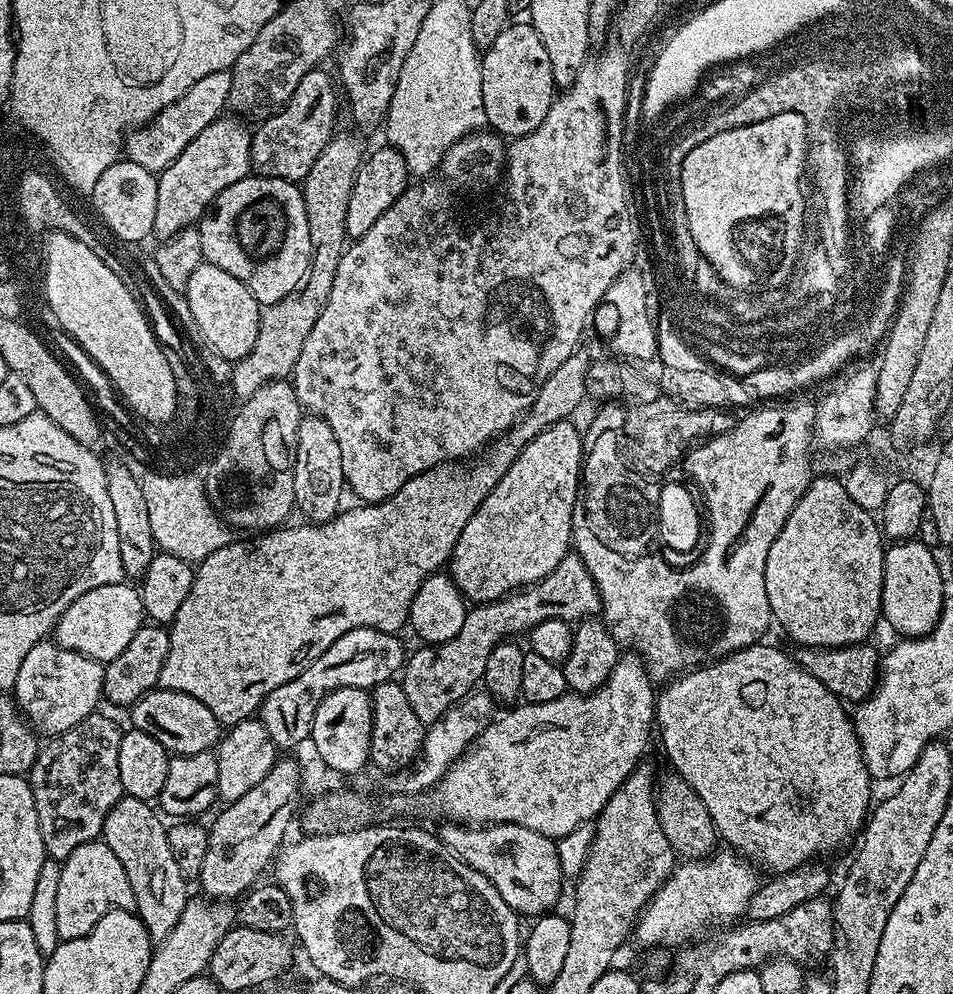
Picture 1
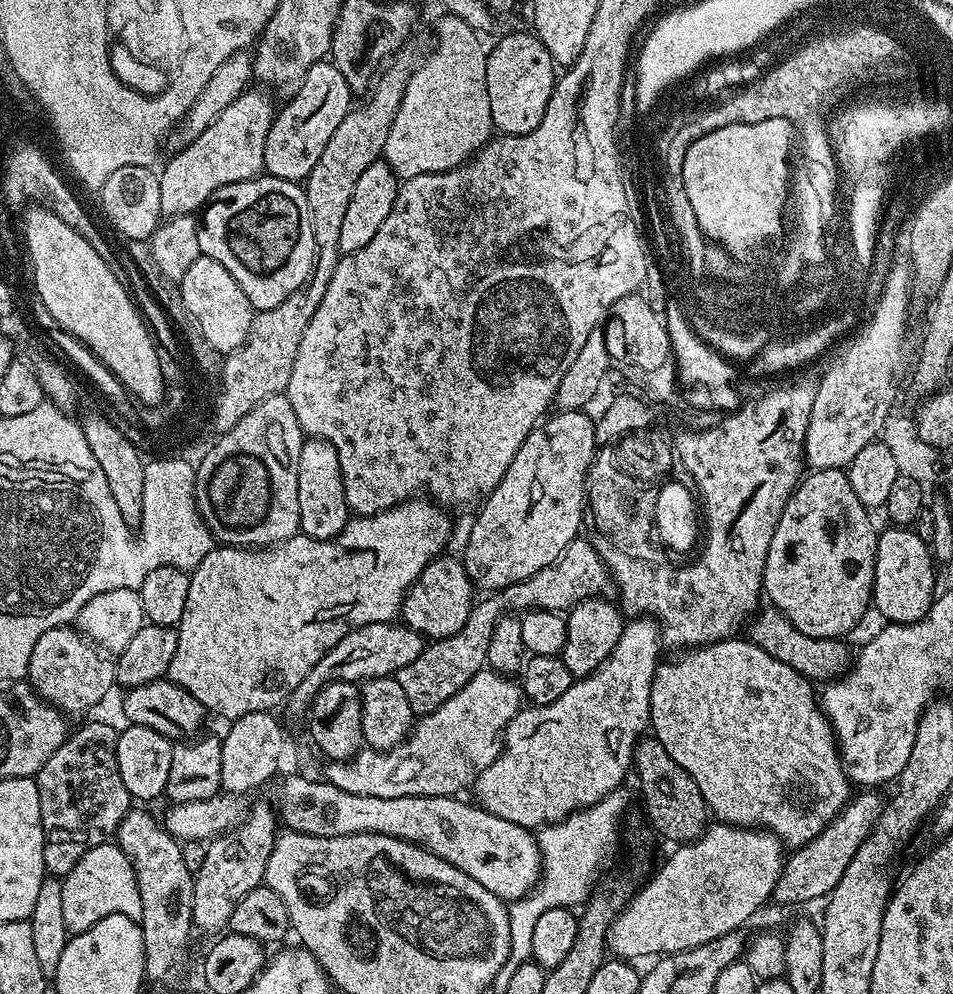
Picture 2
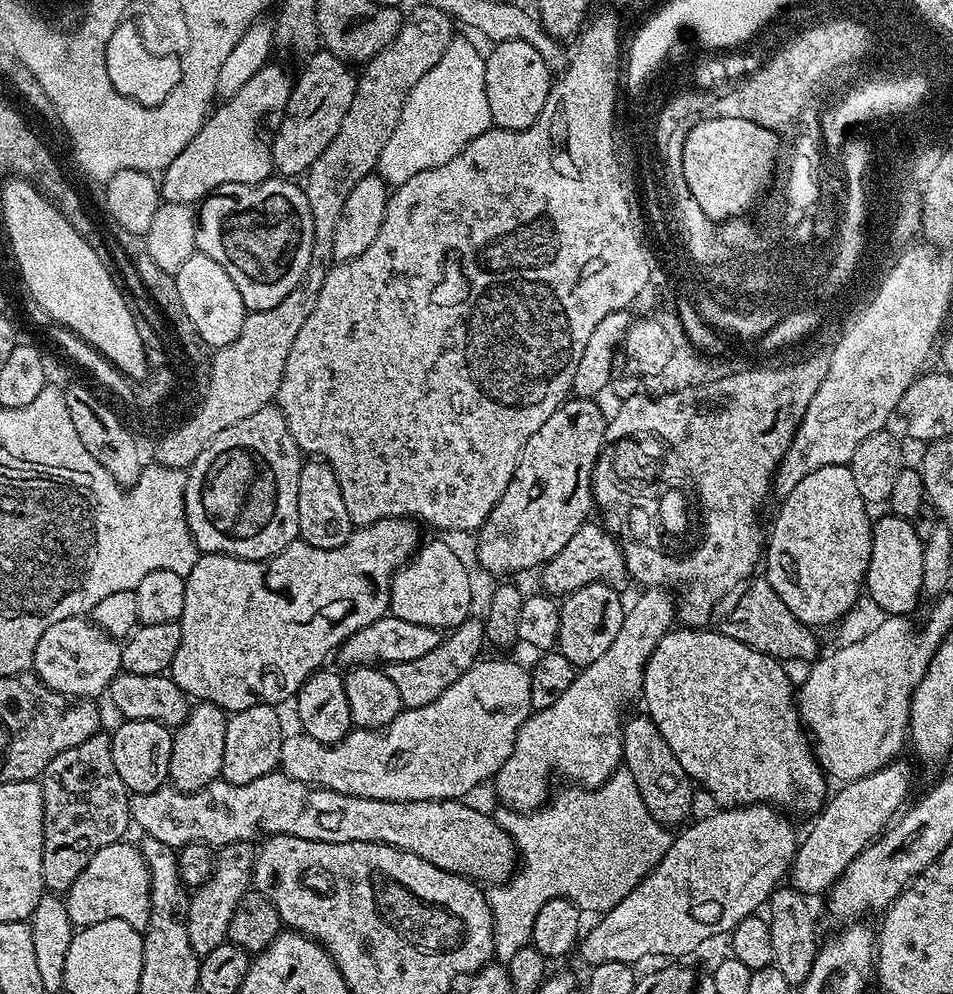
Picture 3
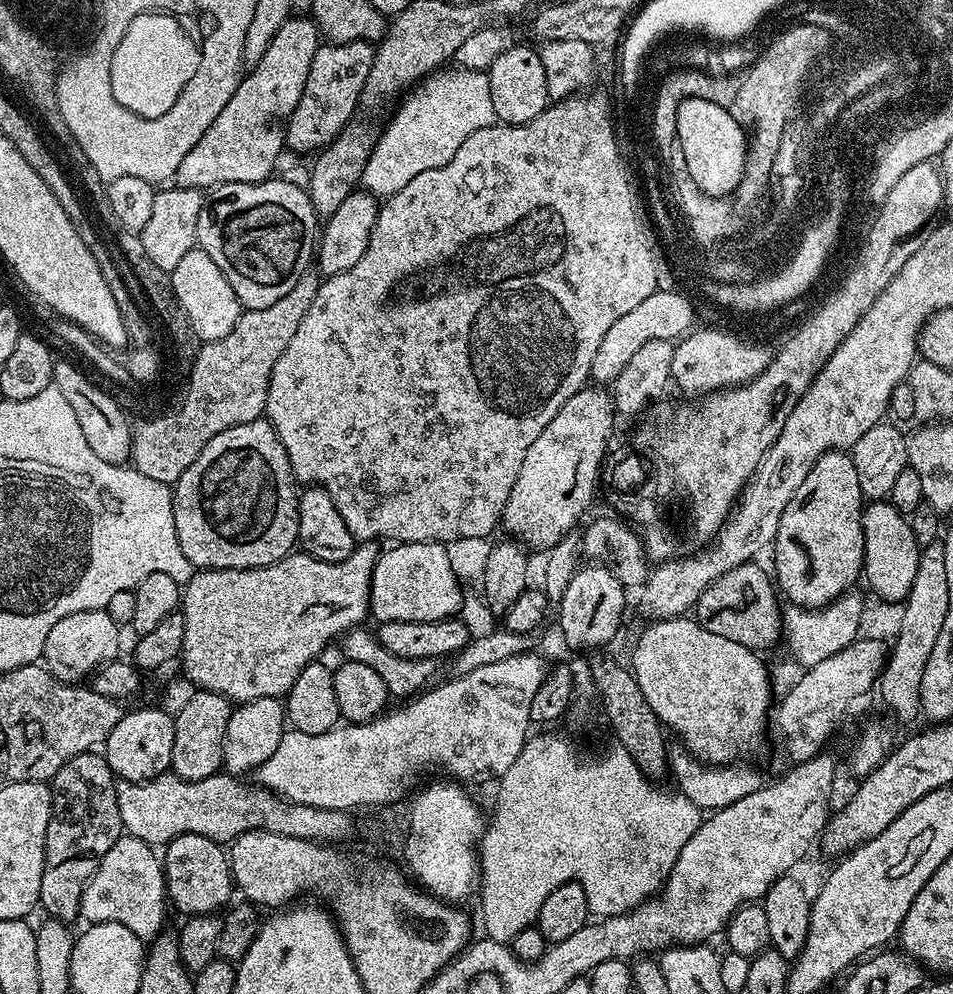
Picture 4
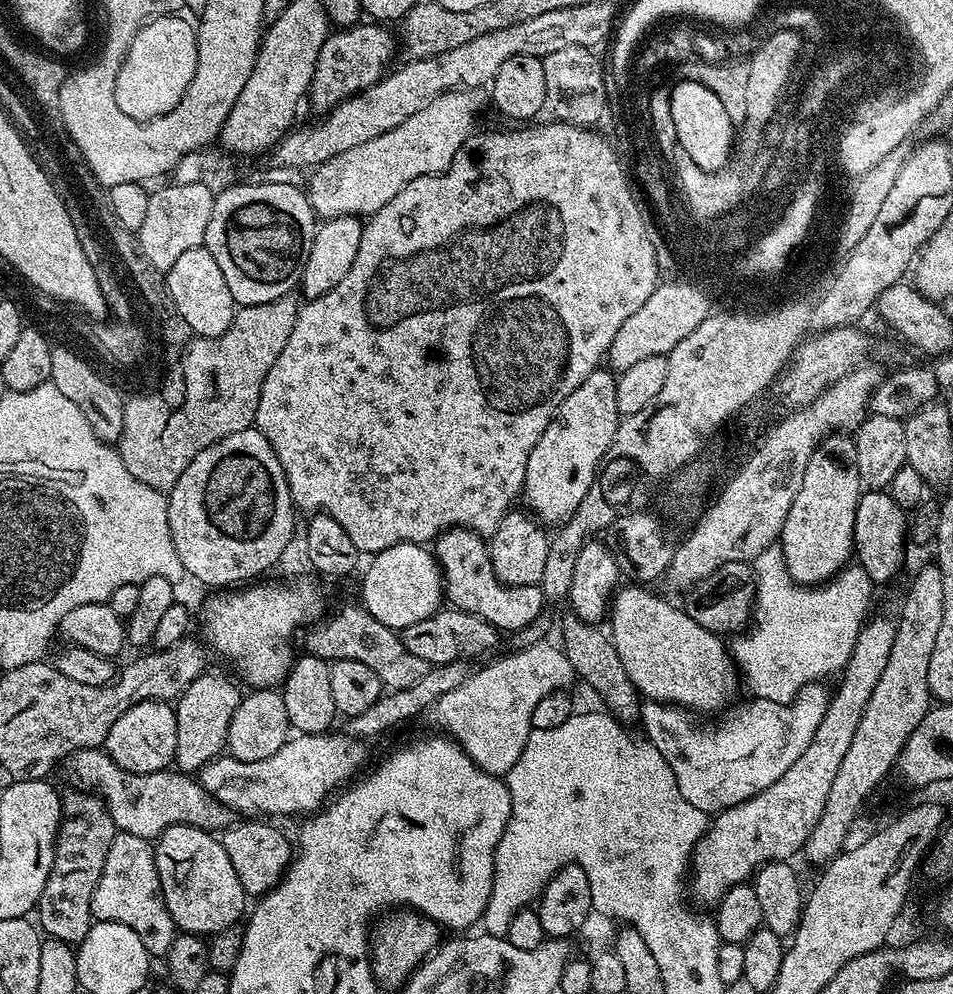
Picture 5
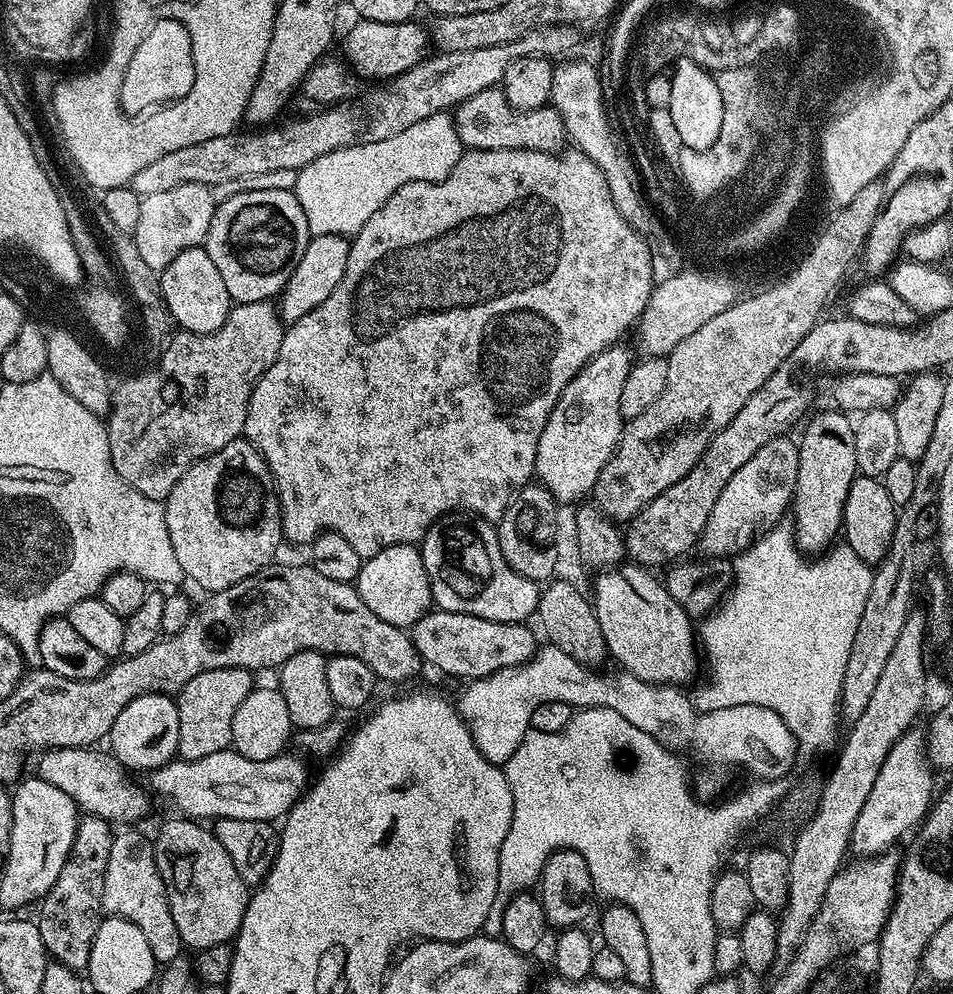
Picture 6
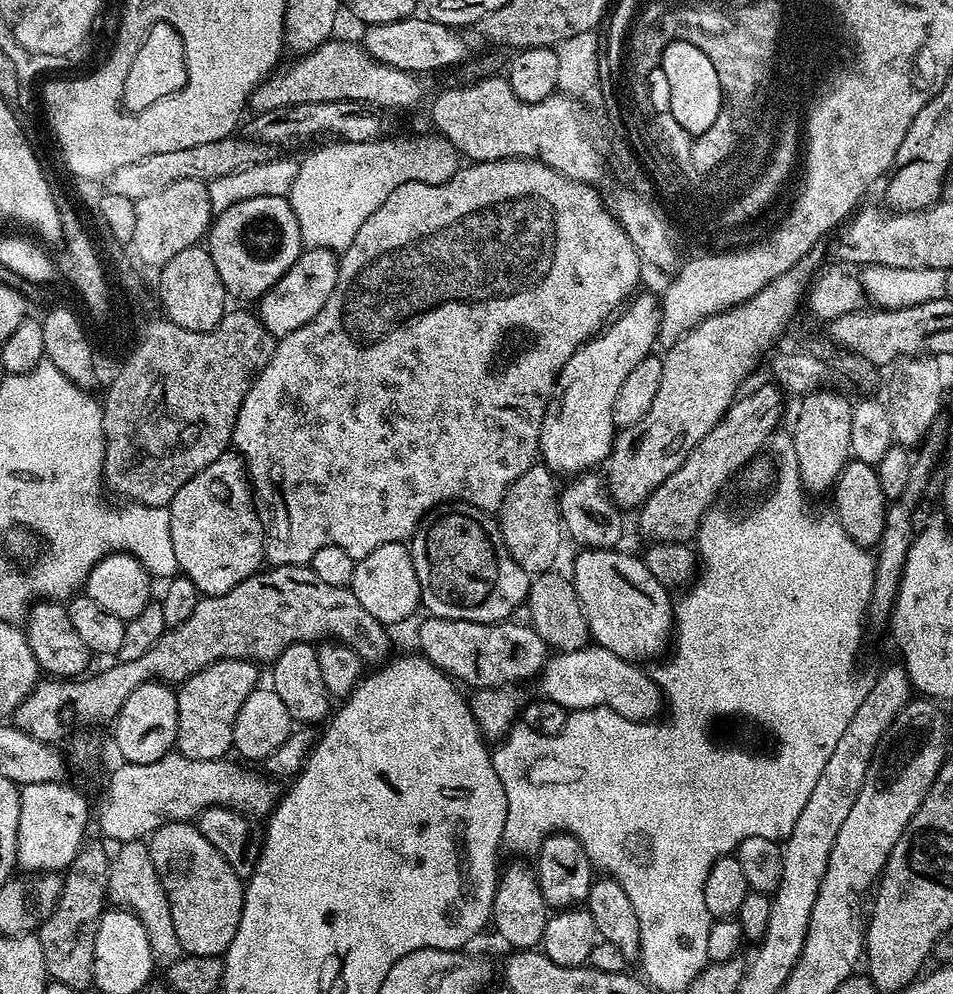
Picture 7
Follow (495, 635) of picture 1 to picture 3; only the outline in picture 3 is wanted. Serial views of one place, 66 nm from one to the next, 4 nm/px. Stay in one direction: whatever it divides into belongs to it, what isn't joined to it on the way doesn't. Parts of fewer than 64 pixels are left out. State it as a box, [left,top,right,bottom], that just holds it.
[386,522,630,708]

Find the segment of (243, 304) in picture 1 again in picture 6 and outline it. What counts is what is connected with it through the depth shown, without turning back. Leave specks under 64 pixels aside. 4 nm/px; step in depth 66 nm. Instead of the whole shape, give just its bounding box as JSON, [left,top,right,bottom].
[159,248,234,336]

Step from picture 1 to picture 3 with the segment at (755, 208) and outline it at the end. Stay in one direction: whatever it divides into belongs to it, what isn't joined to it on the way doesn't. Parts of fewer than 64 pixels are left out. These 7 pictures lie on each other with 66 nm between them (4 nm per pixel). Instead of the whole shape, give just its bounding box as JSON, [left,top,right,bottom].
[684,116,778,216]

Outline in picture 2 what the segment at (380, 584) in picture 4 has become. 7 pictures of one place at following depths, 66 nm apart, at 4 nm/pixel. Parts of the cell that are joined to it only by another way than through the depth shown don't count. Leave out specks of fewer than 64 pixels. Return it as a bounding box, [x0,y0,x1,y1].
[403,554,474,641]

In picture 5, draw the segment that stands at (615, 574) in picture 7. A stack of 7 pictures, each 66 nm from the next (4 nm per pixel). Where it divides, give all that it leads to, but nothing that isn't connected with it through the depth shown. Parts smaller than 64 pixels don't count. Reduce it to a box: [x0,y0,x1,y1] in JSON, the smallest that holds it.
[610,587,737,714]

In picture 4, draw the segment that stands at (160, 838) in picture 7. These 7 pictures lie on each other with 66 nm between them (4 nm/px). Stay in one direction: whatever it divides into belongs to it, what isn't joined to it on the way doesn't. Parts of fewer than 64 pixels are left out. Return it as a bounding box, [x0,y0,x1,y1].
[164,836,234,915]

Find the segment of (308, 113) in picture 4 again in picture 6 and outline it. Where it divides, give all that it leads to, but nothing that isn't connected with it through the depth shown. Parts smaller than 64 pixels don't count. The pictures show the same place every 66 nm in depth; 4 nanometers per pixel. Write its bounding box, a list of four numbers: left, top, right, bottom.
[342,19,430,82]

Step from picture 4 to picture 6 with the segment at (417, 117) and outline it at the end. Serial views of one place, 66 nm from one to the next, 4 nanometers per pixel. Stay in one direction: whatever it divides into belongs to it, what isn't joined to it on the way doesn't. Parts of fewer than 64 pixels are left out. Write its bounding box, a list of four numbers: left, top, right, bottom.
[294,112,465,236]

